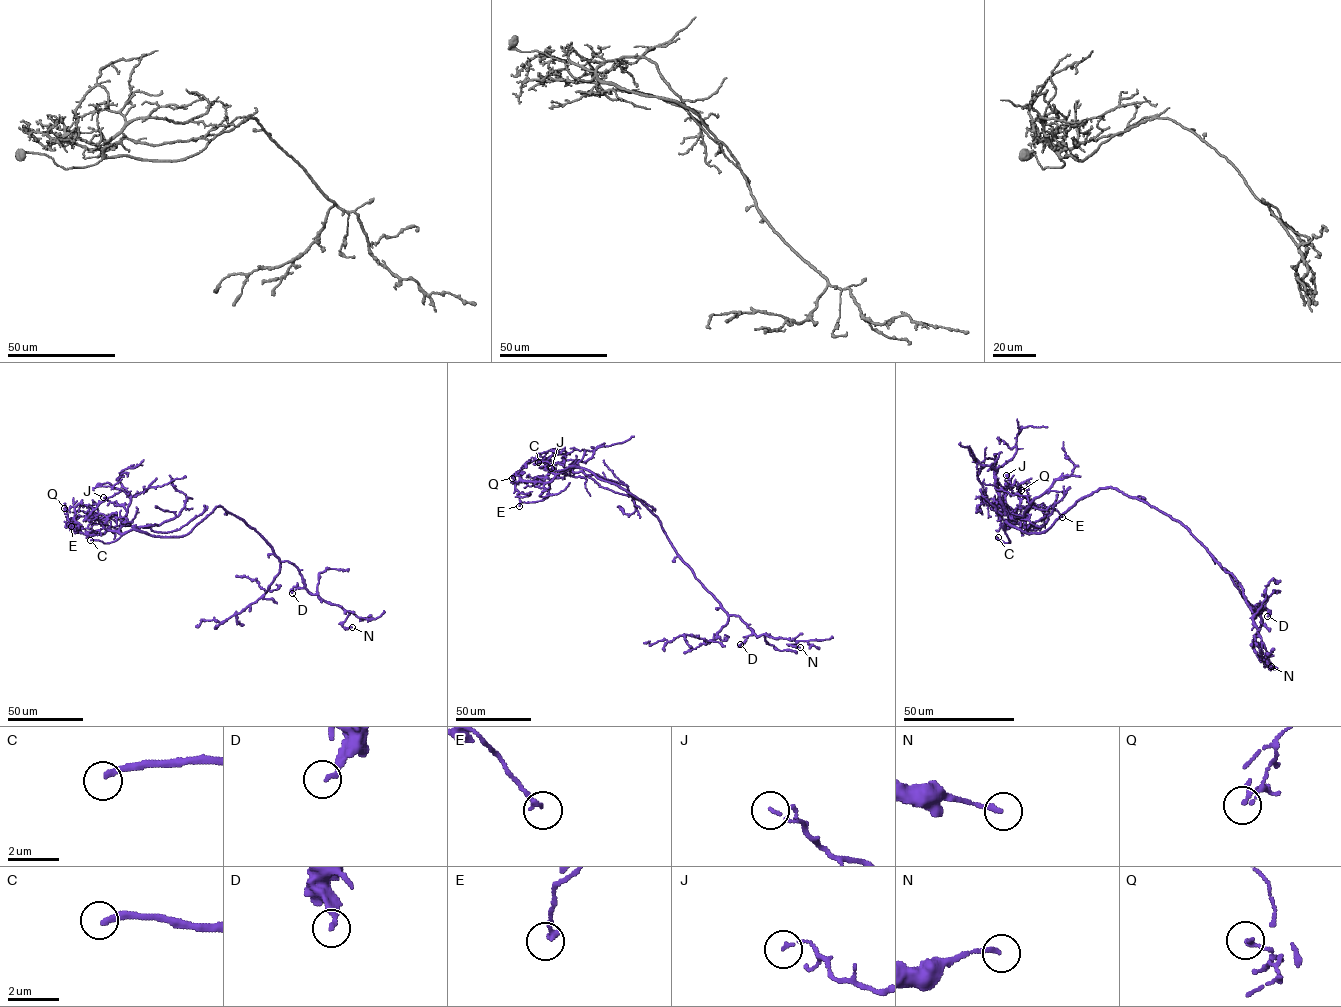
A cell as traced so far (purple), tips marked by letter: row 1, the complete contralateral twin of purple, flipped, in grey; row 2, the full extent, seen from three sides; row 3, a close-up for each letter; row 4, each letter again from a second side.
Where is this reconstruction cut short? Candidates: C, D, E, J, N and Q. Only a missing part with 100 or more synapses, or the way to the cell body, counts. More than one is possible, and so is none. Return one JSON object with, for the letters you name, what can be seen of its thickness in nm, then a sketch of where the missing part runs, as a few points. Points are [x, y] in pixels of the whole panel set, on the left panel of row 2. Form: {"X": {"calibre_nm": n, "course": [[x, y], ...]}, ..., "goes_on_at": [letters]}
{"C": {"calibre_nm": 240, "course": [[90, 540], [89, 543], [74, 535], [66, 527]]}, "goes_on_at": ["C"]}

